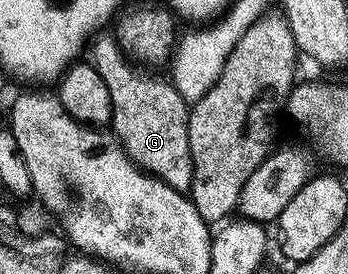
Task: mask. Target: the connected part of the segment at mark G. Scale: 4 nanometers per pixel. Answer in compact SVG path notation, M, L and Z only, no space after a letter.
M105 33L94 37L89 58L110 93L112 133L124 144L129 158L137 166L163 179L169 187L188 191L194 174L189 138L190 105L174 84L137 67L120 49L114 35Z

